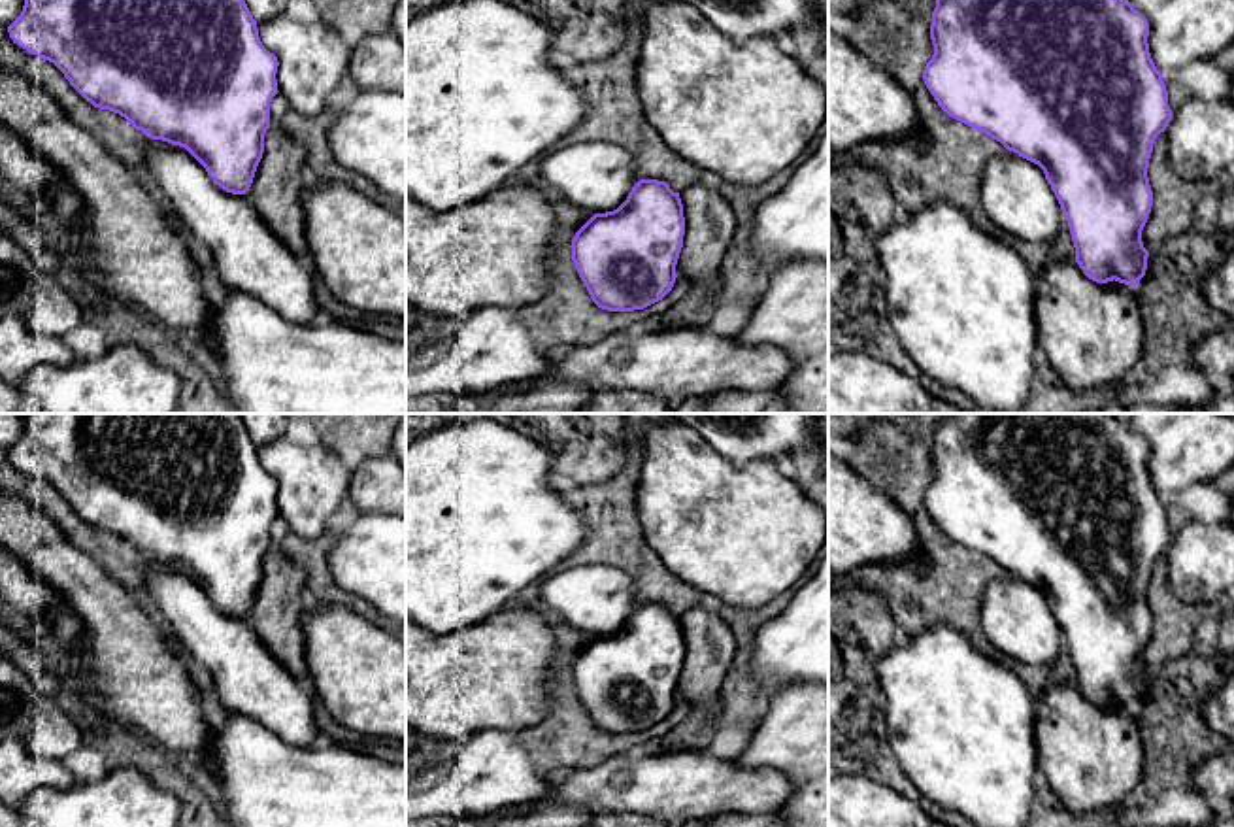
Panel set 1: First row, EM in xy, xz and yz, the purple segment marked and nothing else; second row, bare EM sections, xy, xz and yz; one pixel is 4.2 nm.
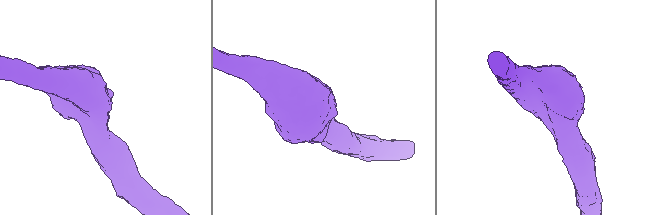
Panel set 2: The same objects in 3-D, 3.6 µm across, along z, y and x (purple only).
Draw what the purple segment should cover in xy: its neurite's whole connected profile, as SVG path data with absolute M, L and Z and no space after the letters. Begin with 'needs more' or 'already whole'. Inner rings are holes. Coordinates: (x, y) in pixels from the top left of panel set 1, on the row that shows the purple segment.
needs more | M25 0L21 15L8 26L8 32L13 43L53 62L70 85L94 108L119 113L132 125L138 147L142 149L158 187L164 191L185 228L211 251L225 289L245 293L292 323L311 323L319 308L313 293L315 272L302 257L291 253L289 247L270 232L262 217L245 198L264 153L264 134L270 128L270 102L279 93L275 79L279 66L277 57L262 45L257 21L253 19L245 0Z

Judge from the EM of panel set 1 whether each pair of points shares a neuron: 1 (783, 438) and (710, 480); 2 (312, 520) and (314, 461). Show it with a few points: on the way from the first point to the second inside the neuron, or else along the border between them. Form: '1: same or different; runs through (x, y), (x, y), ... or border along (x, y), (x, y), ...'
1: different; border along (702, 437), (734, 463), (772, 461)
2: same; runs through (312, 505), (312, 476)

